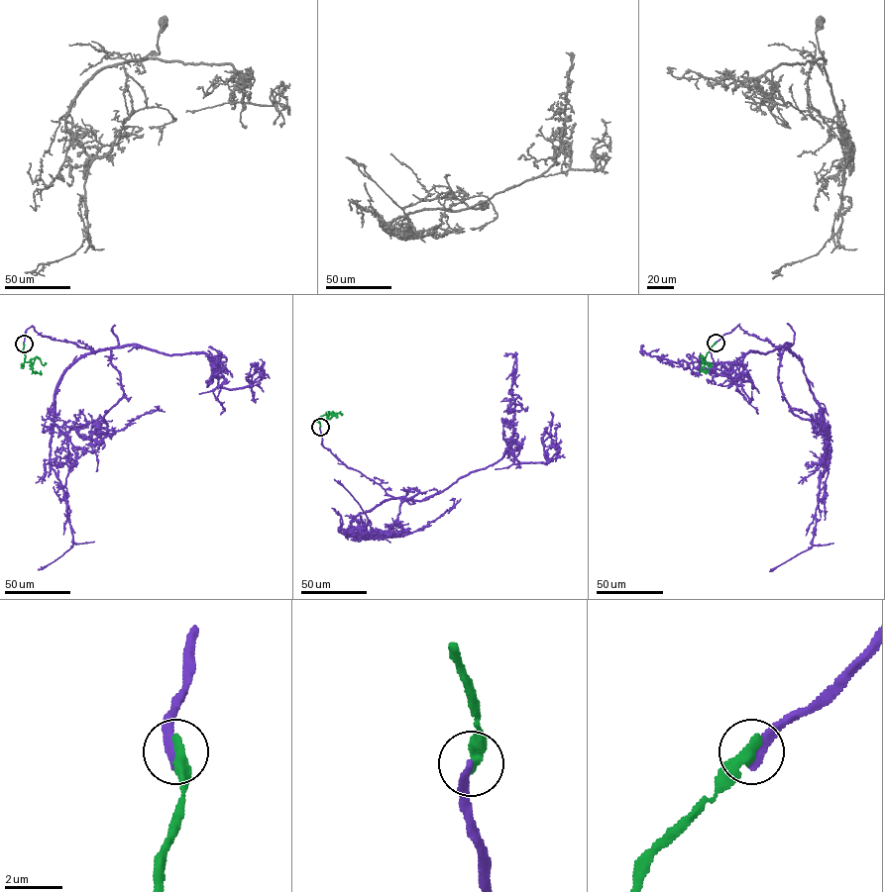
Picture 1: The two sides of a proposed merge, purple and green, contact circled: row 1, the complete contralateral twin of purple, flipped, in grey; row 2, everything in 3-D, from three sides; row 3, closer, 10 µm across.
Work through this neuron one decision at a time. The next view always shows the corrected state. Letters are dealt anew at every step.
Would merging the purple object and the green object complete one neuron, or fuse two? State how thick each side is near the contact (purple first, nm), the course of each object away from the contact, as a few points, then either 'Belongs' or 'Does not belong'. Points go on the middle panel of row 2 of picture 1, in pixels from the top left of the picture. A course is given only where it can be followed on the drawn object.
Thickness 360 nm (purple) against 440 nm. Course of purple: (320, 427), (325, 447), (393, 498), (353, 520), (346, 538), (369, 521), (358, 502), (334, 479). Course of green: (320, 427), (321, 416), (331, 413), (328, 415), (327, 411). Does not belong

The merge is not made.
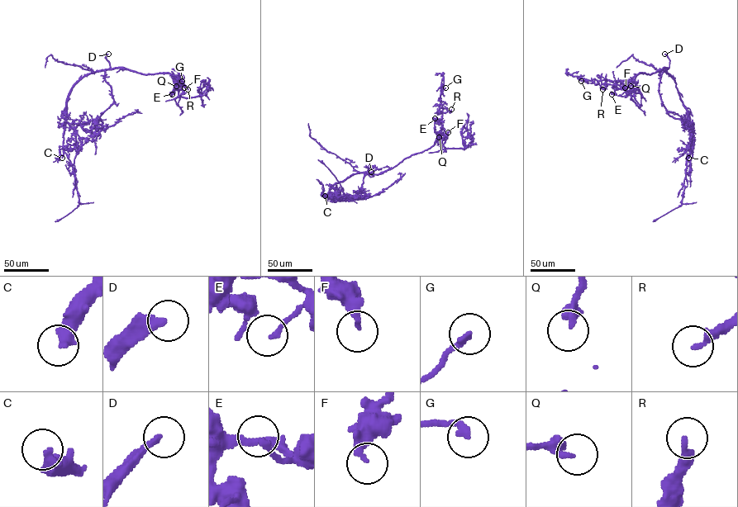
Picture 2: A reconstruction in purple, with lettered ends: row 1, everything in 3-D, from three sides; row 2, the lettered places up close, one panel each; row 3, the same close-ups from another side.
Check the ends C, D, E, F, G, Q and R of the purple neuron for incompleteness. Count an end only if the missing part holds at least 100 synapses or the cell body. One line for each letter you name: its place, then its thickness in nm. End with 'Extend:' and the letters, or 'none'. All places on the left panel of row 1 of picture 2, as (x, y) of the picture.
C: Place: (62, 158). Thickness 400 nm
D: Place: (108, 54). Thickness 280 nm
Extend: C, D

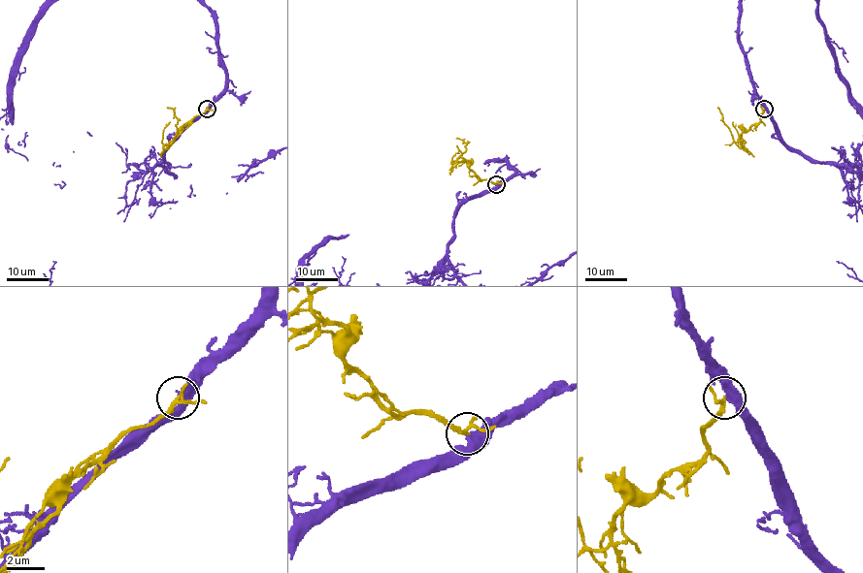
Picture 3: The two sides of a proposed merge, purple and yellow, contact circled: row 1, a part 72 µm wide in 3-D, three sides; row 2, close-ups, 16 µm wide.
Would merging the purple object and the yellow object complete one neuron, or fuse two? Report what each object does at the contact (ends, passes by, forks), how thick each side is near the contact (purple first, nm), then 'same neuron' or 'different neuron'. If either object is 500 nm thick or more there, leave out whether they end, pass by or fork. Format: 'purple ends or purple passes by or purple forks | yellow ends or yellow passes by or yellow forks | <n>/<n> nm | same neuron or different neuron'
purple passes by | yellow forks | 400/150 nm | same neuron

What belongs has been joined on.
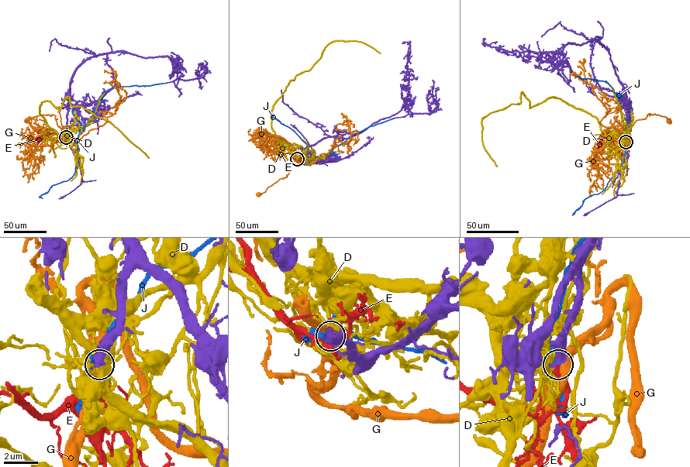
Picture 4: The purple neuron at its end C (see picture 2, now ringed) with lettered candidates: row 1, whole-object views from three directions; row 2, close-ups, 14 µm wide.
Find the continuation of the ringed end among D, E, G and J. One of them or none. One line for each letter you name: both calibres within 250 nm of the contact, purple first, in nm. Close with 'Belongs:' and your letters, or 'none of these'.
E: calibres 550 and 550 nm
Belongs: E

